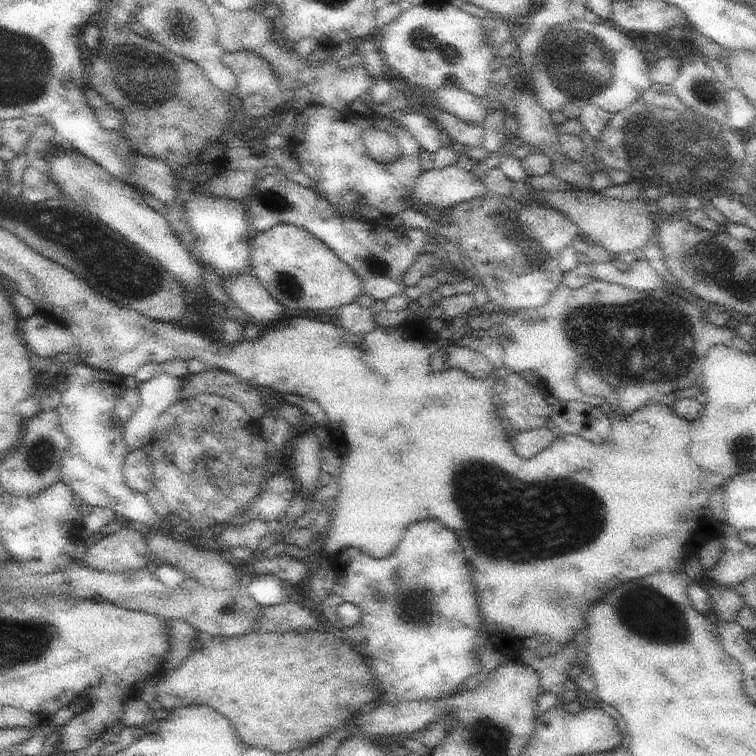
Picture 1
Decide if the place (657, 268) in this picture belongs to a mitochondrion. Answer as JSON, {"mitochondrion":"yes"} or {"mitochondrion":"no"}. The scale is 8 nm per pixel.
{"mitochondrion":"no"}

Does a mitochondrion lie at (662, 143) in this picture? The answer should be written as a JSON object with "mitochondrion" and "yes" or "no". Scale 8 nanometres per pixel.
{"mitochondrion":"yes"}

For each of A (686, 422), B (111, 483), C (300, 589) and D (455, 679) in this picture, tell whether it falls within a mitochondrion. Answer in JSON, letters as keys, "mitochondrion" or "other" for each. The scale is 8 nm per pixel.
{"A":"other","B":"other","C":"other","D":"other"}

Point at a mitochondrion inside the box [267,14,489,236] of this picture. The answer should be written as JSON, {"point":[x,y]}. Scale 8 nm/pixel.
{"point":[433,44]}

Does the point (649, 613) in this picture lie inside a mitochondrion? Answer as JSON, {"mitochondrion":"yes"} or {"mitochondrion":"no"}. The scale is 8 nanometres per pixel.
{"mitochondrion":"yes"}

